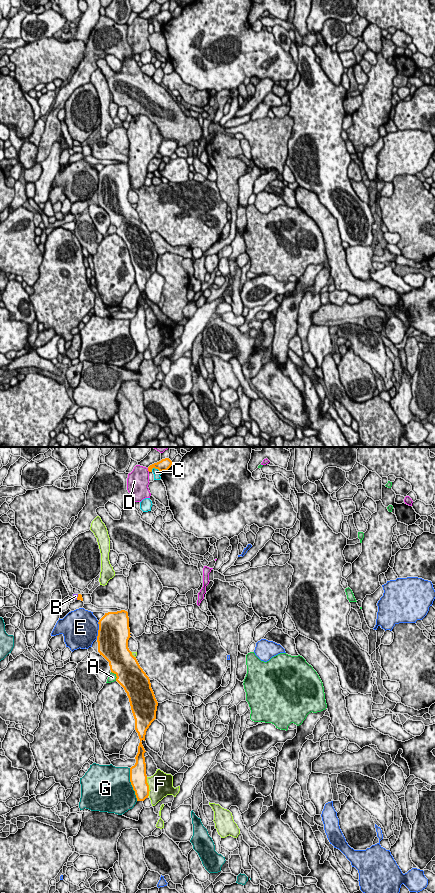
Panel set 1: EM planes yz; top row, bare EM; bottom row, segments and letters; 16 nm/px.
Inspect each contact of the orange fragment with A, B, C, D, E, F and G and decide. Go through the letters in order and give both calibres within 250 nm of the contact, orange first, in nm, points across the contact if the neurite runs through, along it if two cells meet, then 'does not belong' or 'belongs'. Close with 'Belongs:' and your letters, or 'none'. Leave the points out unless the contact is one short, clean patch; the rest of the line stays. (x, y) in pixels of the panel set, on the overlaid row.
A: 440 nm thick on the orange side, 130 nm on the other; does not belong
B: 70 nm thick on the orange side, 70 nm on the other; runs through yz (79, 597), (77, 597), (75, 596); belongs
C: 190 nm thick on the orange side, 120 nm on the other; does not belong
D: 170 nm thick on the orange side, 360 nm on the other; does not belong
E: 500 nm thick on the orange side, 480 nm on the other; does not belong
F: 280 nm thick on the orange side, 380 nm on the other; does not belong
G: 280 nm thick on the orange side, 500 nm on the other; does not belong
Belongs: B

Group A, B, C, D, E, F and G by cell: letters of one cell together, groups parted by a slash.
A / B / C / D / E / F / G

